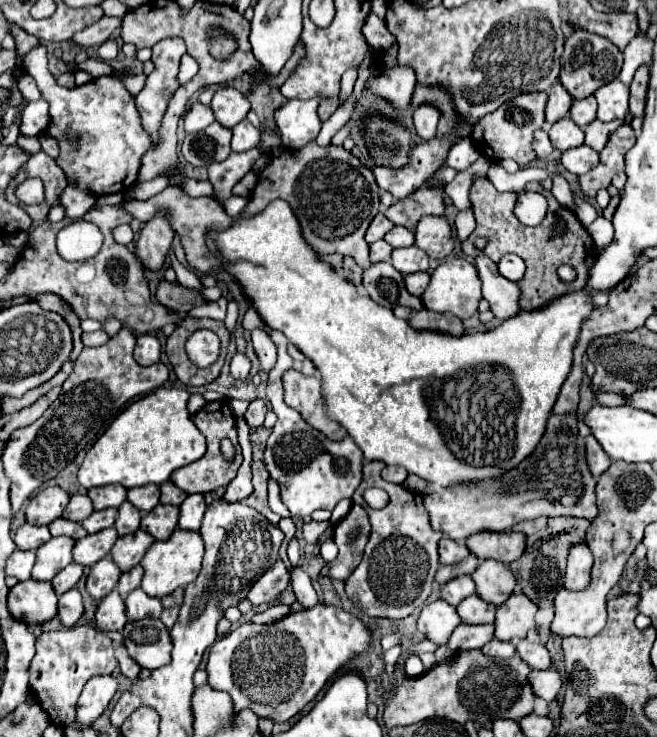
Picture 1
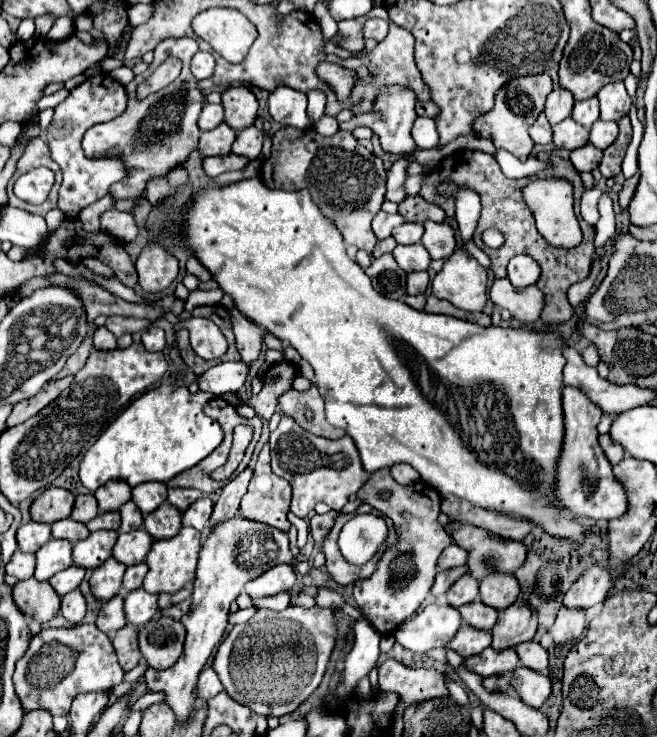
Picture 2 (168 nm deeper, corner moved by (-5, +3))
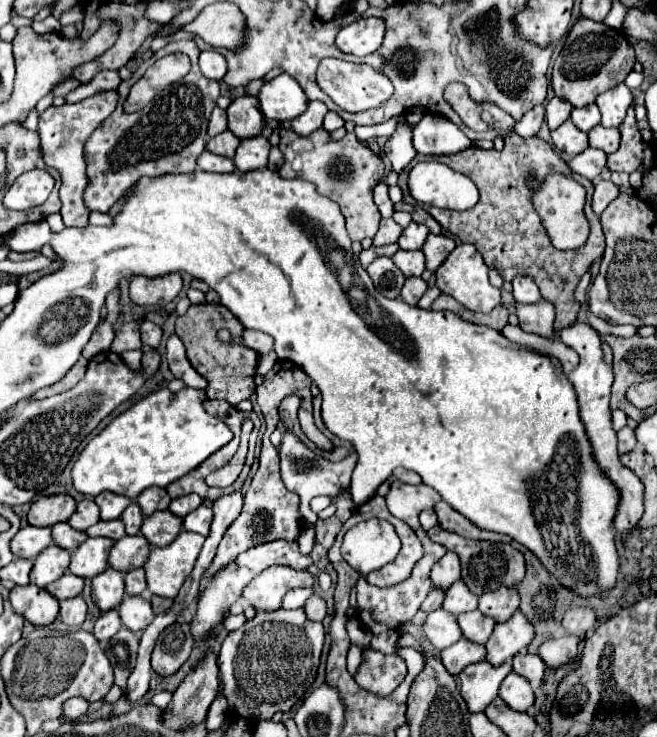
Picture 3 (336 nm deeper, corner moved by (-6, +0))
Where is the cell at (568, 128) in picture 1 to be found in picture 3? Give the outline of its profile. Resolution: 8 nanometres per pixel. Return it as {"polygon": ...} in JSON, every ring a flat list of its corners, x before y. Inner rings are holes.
{"polygon":[[567,119,561,127,557,127,555,131,551,131,551,139,553,139,553,145,567,153,567,155,579,155,583,153,587,147,589,147,589,141,587,141,587,133,579,131,571,119]]}

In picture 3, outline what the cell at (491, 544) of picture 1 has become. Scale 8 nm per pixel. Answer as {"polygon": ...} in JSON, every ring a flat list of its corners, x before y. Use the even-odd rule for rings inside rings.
{"polygon":[[433,527,427,531,427,535,431,539,435,539,435,543,445,545,449,551,457,553,461,559,461,571,463,571,463,581,467,583,467,587,475,593,475,595,483,595,487,591,495,591,499,587,515,587,523,575,525,575,525,559,523,553,517,551,511,545,505,543,491,543,491,541,473,541,473,539,465,539,461,535,455,535,453,531,445,531,443,527]]}

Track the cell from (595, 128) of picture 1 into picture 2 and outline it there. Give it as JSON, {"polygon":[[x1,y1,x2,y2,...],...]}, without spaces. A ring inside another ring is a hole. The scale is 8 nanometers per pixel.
{"polygon":[[596,120,596,124,590,130,590,144,594,144,600,150,604,150,616,140,616,136,618,136,618,124,616,122]]}

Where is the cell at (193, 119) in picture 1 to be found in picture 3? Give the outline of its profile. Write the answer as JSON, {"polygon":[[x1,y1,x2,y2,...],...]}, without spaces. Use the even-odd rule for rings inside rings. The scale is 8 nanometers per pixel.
{"polygon":[[215,107,213,109,213,113,211,113,211,119,209,119,209,135,211,137,215,137,217,133,221,133,221,131,225,131,227,129,227,115,225,115,225,111,223,109,219,109,219,107]]}

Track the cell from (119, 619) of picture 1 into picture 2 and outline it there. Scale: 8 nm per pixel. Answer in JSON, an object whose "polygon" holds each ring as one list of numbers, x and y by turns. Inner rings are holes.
{"polygon":[[114,596,112,600,108,600,106,604,102,604,100,614,96,618,96,626,102,632,116,632,120,628,126,626,126,616,124,616,124,608,122,608,122,596]]}

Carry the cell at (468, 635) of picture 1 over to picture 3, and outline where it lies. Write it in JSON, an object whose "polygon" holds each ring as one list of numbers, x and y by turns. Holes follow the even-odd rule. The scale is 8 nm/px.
{"polygon":[[459,639,457,643,441,651,441,661,447,667,447,671,451,671,451,675,457,675,463,667,479,663,483,659,485,659,485,645,477,645,467,639]]}

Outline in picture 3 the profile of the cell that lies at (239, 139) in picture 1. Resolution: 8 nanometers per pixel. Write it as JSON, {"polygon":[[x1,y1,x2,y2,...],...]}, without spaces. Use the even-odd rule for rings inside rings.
{"polygon":[[263,135,241,139,235,155,235,167,239,171,253,171,267,167,267,155,269,155,269,141]]}

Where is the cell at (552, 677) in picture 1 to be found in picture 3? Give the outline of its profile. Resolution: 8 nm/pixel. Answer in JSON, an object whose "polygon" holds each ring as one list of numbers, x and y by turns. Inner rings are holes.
{"polygon":[[511,671,503,679,499,695,515,711,527,711,535,703,535,693,533,693,529,681,525,677,517,675,515,671]]}

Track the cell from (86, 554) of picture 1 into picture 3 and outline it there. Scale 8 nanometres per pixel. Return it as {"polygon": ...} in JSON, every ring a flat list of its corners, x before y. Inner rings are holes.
{"polygon":[[95,537,95,539,87,539,83,545,79,545,73,551,71,557,71,567,69,571,77,577,85,577,85,579,93,579,95,575,99,575,103,569,107,569,107,559,109,559,109,551,115,545,113,539,105,539,105,537]]}

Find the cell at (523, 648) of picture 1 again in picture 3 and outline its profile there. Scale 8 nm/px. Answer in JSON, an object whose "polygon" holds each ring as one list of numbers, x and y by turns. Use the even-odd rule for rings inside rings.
{"polygon":[[517,653,511,661,511,667,515,673,523,675,529,681,539,681,545,671,545,661,539,655,533,653]]}

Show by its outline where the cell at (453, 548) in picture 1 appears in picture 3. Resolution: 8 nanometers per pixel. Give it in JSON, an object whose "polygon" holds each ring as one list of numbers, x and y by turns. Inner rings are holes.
{"polygon":[[445,553,433,567,431,571,431,579,433,585,439,585,443,589,447,589,451,583,455,583,461,577,461,565,459,565,459,557,455,553]]}

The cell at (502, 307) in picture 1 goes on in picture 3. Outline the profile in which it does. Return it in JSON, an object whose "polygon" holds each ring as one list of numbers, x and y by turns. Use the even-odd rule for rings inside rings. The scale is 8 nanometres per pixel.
{"polygon":[[539,299,537,303,529,303,529,305,515,301,515,315,519,319,519,327,527,333,537,333,541,337,557,335,553,329,555,307,545,299]]}

